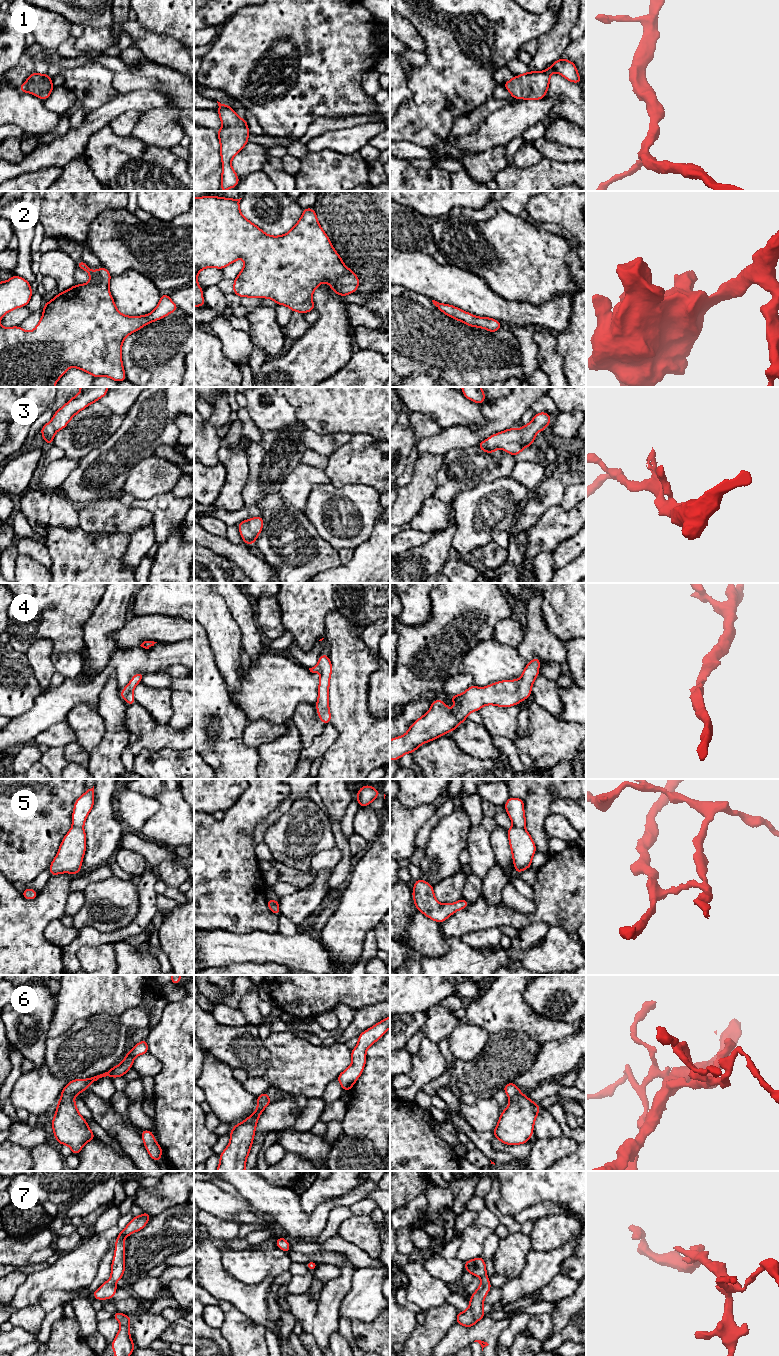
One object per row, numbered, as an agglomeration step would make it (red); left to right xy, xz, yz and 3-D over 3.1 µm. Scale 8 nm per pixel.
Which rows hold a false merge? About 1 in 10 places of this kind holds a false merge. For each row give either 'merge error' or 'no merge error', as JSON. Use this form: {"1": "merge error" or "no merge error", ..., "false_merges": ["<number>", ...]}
{"1": "no merge error", "2": "no merge error", "3": "no merge error", "4": "no merge error", "5": "merge error", "6": "no merge error", "7": "no merge error", "false_merges": ["5"]}

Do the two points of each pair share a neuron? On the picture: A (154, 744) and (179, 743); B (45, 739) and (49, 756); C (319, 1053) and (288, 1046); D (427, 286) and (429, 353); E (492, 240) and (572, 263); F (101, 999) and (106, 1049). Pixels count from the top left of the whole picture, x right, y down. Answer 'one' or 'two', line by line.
A: one
B: two
C: one
D: two
E: two
F: two

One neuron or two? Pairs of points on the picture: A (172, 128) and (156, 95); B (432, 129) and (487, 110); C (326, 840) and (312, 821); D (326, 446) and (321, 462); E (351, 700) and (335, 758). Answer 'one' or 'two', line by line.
A: two
B: two
C: one
D: two
E: one

